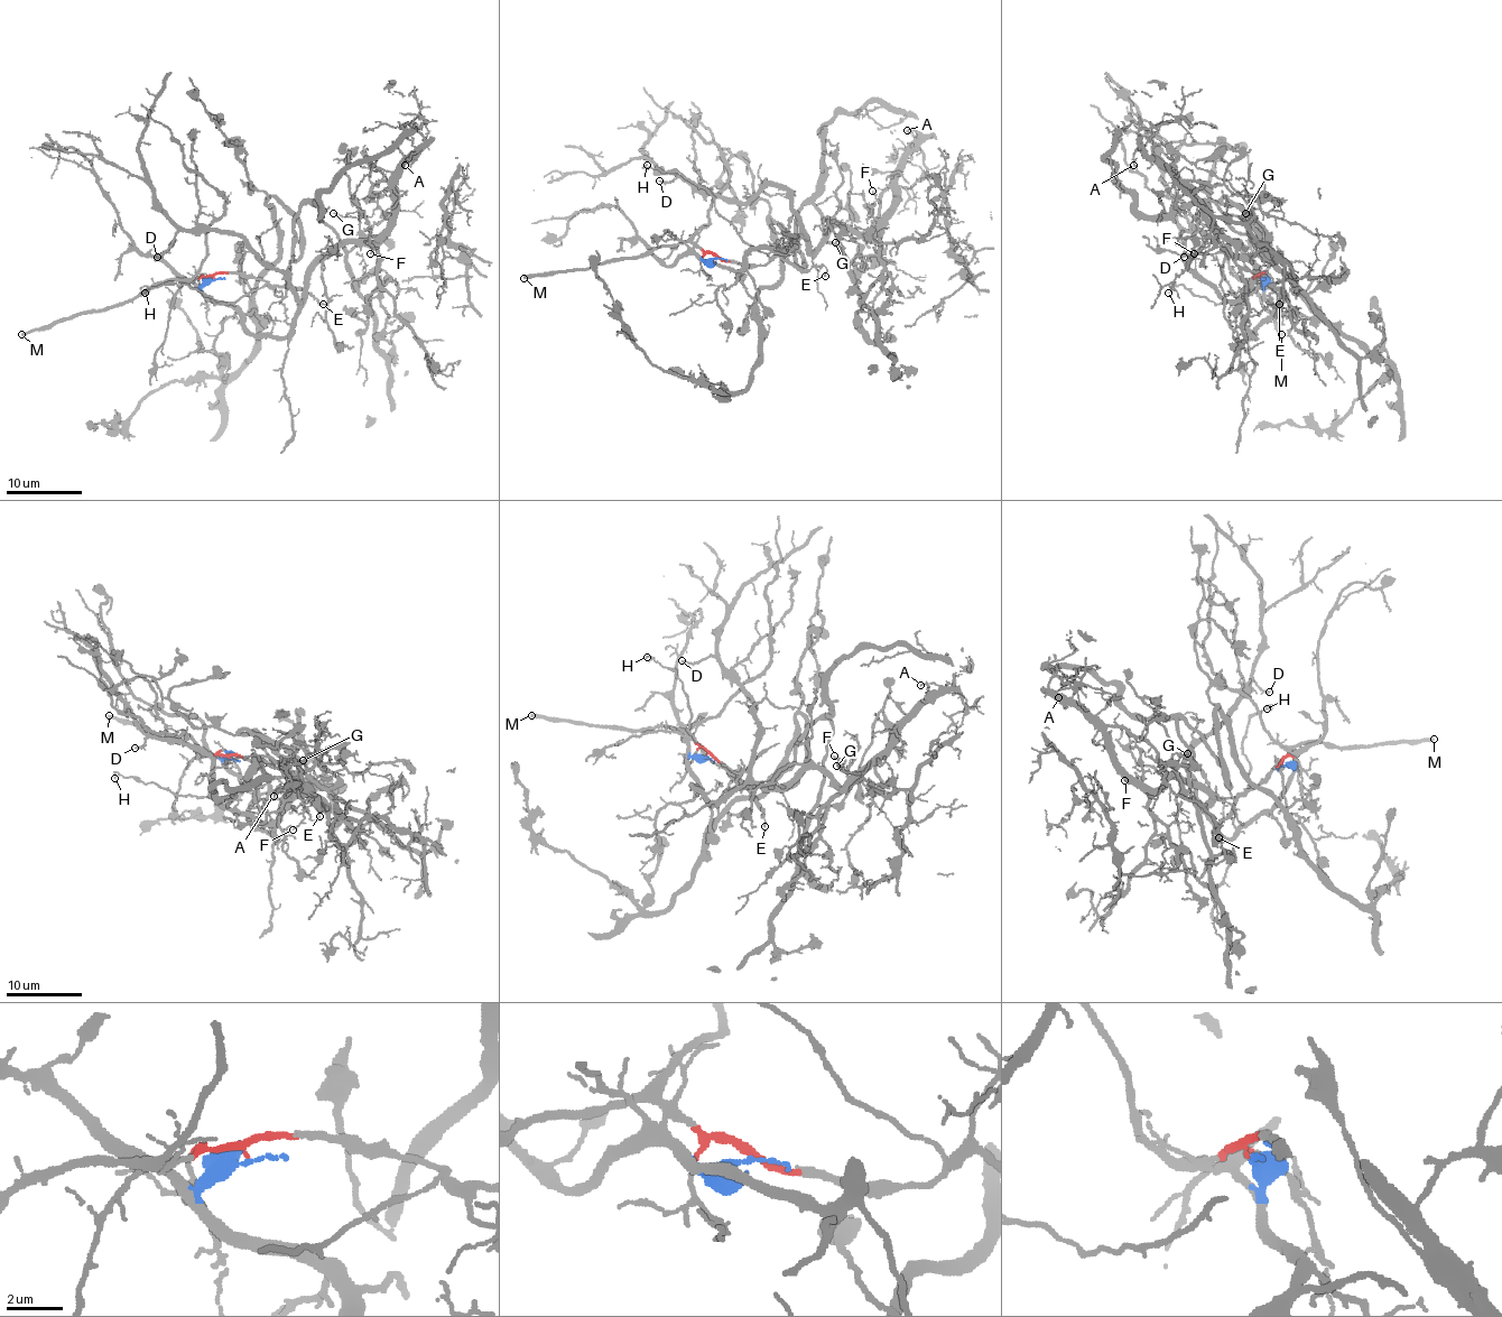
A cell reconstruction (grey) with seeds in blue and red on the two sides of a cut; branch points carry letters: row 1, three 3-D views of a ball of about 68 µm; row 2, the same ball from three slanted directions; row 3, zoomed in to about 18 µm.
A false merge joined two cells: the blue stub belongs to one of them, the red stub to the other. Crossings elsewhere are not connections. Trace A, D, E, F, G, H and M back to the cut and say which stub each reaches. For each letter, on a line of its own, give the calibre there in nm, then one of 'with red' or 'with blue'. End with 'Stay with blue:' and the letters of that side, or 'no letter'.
A: 110 nm thick; with blue
D: 200 nm thick; with blue
E: 110 nm thick; with red
F: 130 nm thick; with blue
G: 100 nm thick; with blue
H: 100 nm thick; with red
M: 320 nm thick; with red
Stay with blue: A, D, F, G

